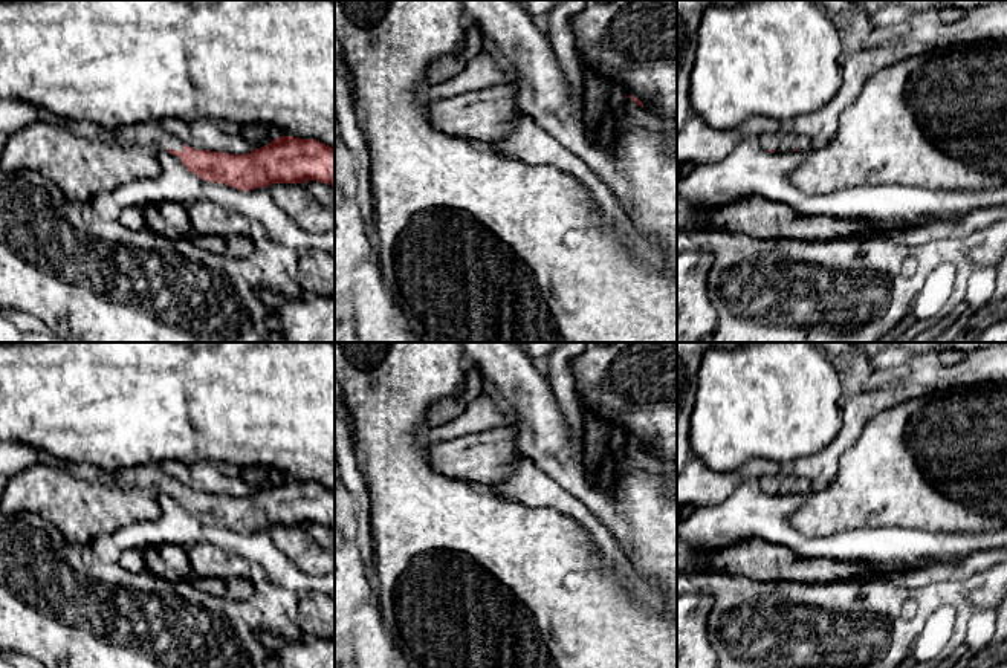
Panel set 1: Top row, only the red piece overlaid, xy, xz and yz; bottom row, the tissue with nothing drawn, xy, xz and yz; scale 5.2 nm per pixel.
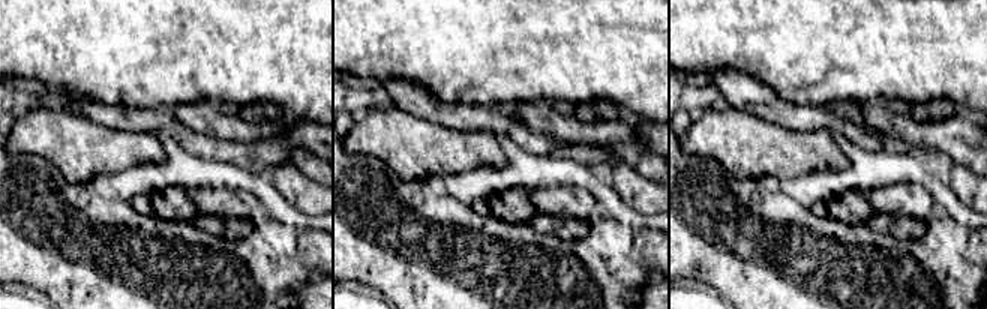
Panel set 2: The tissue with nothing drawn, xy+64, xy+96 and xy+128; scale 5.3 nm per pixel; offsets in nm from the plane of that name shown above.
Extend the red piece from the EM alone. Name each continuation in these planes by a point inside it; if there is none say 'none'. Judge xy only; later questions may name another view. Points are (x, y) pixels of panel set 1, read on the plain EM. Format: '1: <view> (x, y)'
1: xy (153, 480)

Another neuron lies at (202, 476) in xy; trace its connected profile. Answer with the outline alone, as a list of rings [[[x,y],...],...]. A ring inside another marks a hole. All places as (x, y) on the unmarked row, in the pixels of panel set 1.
[[[168,460],[159,468],[183,488],[194,492],[209,492],[231,497],[248,497],[255,492],[255,488],[241,480],[240,477],[228,477],[222,474],[211,462],[200,460],[193,465]]]

